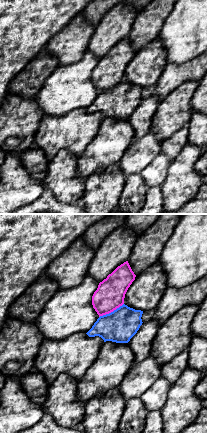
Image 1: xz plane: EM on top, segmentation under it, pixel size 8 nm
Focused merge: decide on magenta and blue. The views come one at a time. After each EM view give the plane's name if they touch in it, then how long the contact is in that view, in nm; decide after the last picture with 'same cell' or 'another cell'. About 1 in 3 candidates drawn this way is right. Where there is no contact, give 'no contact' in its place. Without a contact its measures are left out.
meets magenta in xz; contact 240 nm long

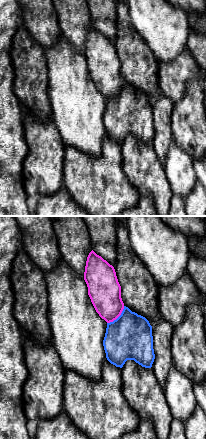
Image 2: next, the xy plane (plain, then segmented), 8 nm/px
meets magenta in xy; contact 200 nm long

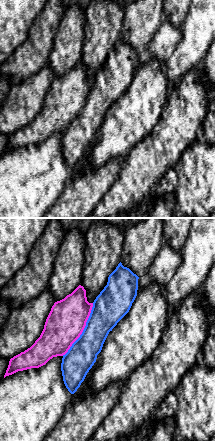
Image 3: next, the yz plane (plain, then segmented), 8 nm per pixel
meets magenta in yz; contact 500 nm long

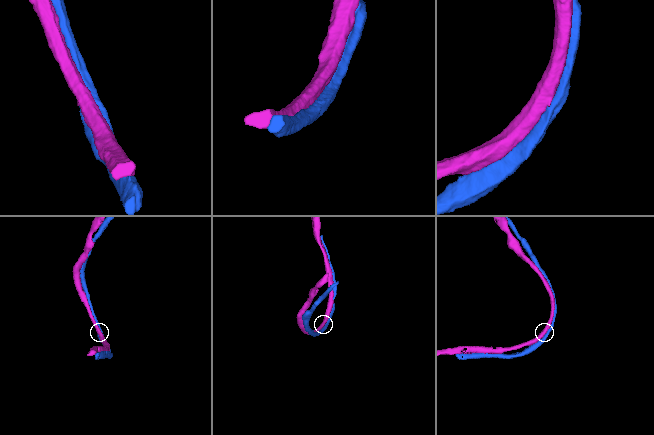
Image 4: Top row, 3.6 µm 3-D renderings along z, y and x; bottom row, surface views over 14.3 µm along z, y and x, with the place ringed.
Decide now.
another cell

